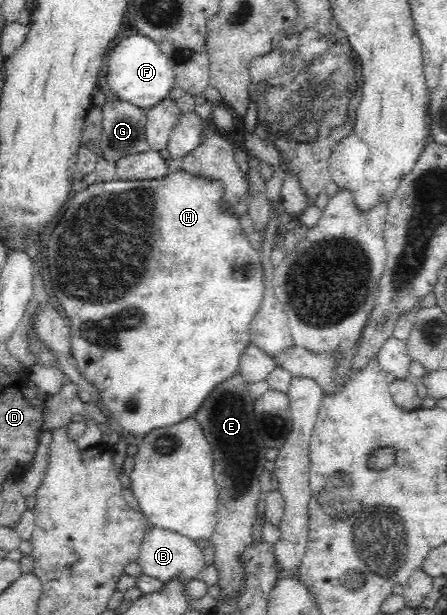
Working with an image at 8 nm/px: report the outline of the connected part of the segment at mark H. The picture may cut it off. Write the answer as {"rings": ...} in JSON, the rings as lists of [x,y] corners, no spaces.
{"rings":[[[183,168],[175,169],[173,172],[167,173],[165,177],[157,179],[96,181],[93,184],[89,184],[86,189],[82,189],[75,193],[74,197],[67,203],[67,210],[63,217],[61,217],[58,226],[54,229],[53,235],[49,237],[49,273],[51,273],[53,289],[55,289],[57,295],[55,295],[53,291],[50,291],[50,293],[53,295],[54,303],[63,307],[67,314],[66,318],[71,320],[71,354],[73,354],[74,362],[77,363],[84,379],[87,379],[87,382],[92,383],[93,387],[99,391],[100,399],[110,411],[110,415],[115,417],[123,430],[130,436],[133,436],[134,439],[144,437],[146,434],[149,434],[149,431],[161,427],[173,426],[184,419],[192,417],[203,399],[209,395],[209,391],[213,391],[213,387],[219,385],[219,383],[225,381],[225,379],[229,379],[229,377],[232,377],[235,373],[238,373],[243,350],[251,344],[250,326],[255,318],[255,314],[259,312],[265,293],[264,267],[260,258],[260,252],[253,248],[251,242],[249,242],[249,233],[245,233],[243,229],[241,229],[239,215],[229,211],[226,205],[224,205],[224,201],[222,201],[223,194],[224,187],[218,179],[207,179],[205,175],[193,175],[192,173],[187,173]]]}

